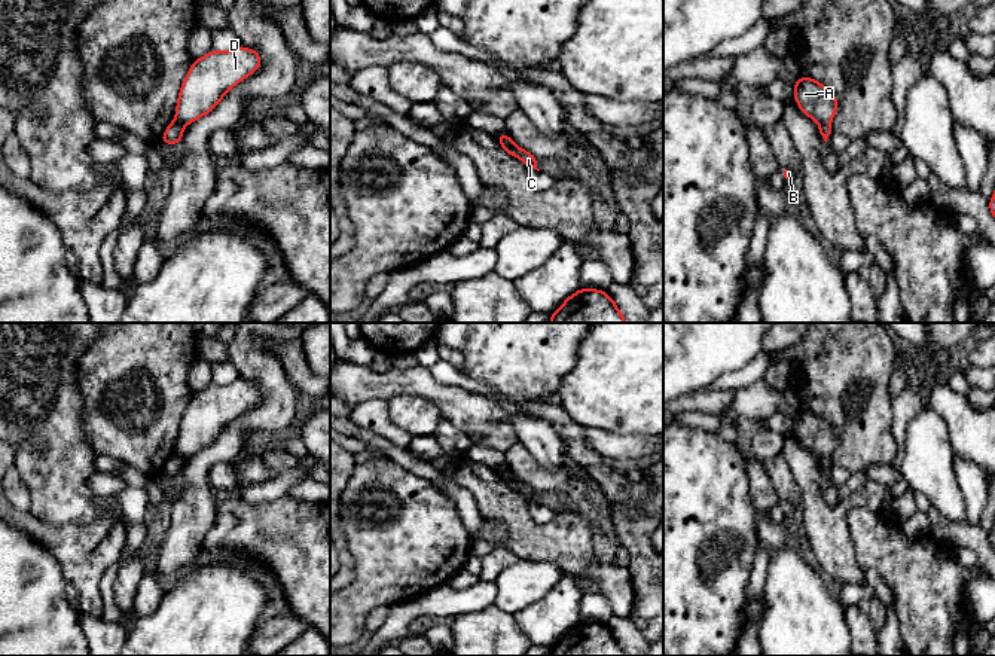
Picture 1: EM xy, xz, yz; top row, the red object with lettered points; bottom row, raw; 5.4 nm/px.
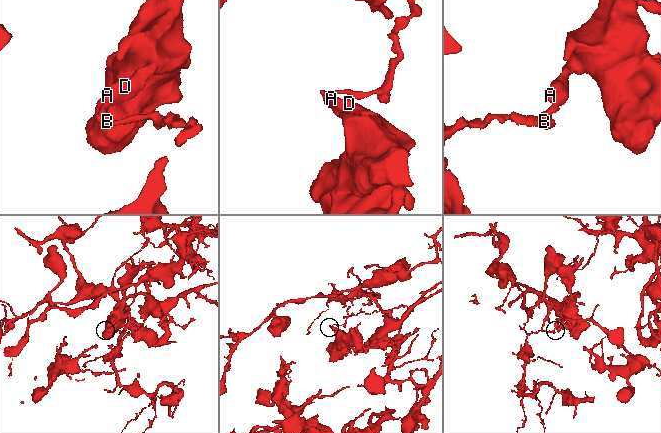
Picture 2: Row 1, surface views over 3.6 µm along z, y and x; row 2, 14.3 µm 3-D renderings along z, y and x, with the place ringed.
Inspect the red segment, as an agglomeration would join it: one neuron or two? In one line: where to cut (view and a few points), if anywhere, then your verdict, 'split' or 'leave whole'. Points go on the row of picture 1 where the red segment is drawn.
xz (515, 146), (516, 155) | split

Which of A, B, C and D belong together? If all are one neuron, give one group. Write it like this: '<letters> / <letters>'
A C D / B

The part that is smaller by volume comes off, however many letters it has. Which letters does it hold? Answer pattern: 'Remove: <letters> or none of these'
Remove: B

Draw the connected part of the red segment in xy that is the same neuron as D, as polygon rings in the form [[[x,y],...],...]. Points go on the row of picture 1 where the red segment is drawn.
[[[254,49],[210,51],[193,61],[178,92],[176,120],[189,125],[210,113],[229,89],[260,68]]]

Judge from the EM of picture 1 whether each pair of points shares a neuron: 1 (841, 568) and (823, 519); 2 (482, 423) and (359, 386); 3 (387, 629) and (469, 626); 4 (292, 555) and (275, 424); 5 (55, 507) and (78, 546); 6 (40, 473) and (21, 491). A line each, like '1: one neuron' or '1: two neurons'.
1: one neuron
2: one neuron
3: two neurons
4: two neurons
5: two neurons
6: two neurons

